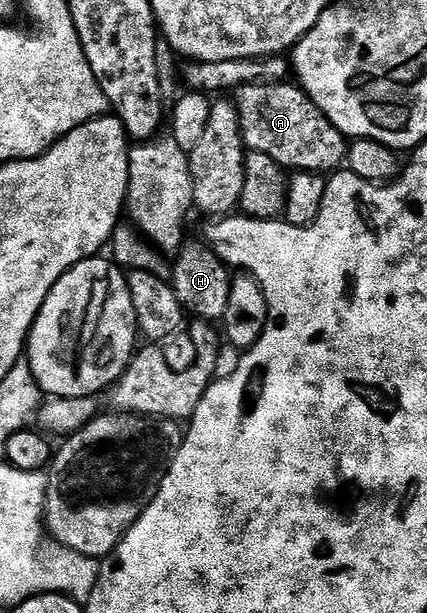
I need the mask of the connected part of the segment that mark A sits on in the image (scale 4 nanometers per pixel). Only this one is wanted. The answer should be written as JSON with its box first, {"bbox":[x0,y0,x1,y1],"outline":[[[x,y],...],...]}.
{"bbox":[234,81,348,174],"outline":[[[254,81],[234,90],[243,144],[250,152],[269,155],[284,171],[330,174],[346,162],[348,138],[295,83]]]}

